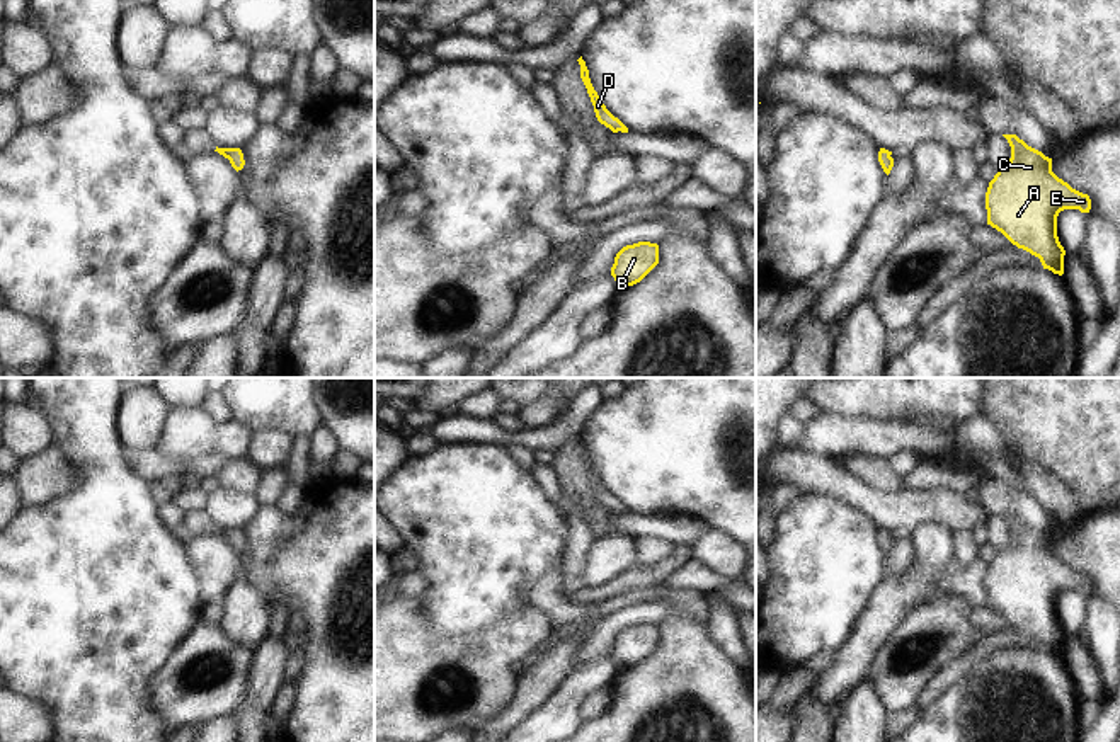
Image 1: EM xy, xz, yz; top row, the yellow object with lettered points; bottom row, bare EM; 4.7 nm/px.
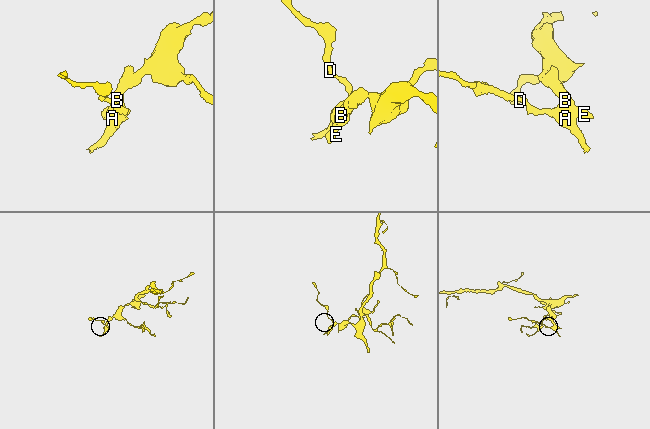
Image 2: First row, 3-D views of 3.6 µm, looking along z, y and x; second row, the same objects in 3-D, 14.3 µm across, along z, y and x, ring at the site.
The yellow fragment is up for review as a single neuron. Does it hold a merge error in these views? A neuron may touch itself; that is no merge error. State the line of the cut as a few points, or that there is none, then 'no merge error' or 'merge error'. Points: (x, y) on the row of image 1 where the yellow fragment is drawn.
no cut | no merge error

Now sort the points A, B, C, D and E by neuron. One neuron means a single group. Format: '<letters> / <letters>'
A B C D E

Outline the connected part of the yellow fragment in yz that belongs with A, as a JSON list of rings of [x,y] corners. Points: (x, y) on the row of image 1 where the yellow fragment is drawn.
[[[1016,134],[1003,136],[1011,146],[1011,158],[989,182],[987,225],[1038,257],[1043,269],[1062,276],[1066,250],[1057,237],[1057,216],[1064,209],[1089,213],[1091,199],[1052,172],[1052,158]]]

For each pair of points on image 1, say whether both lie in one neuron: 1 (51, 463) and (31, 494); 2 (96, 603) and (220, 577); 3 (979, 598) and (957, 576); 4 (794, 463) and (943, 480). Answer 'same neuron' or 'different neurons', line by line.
1: same neuron
2: different neurons
3: same neuron
4: different neurons

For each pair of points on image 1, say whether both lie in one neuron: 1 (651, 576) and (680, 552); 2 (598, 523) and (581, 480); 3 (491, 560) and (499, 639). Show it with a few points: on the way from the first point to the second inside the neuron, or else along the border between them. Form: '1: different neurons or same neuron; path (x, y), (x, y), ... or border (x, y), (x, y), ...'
1: same neuron; path (657, 572), (673, 559)
2: same neuron; path (596, 513), (586, 501), (584, 490)
3: different neurons; border (526, 601), (494, 622), (460, 635)

